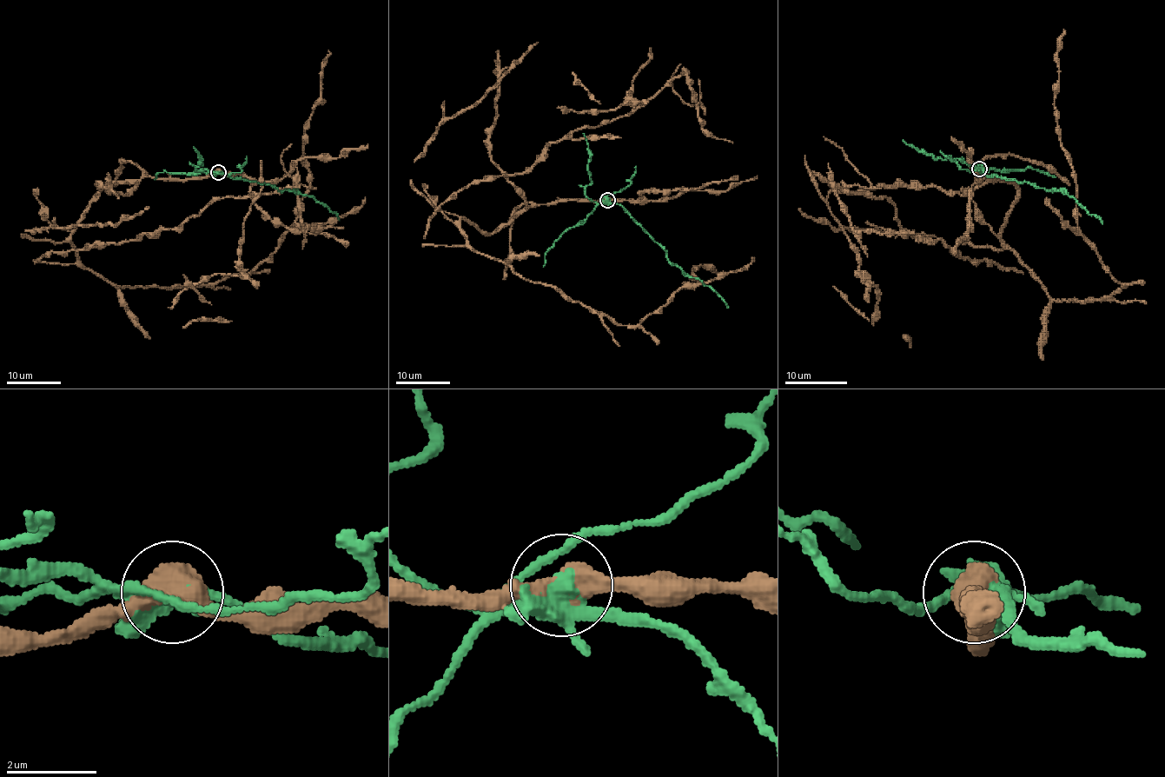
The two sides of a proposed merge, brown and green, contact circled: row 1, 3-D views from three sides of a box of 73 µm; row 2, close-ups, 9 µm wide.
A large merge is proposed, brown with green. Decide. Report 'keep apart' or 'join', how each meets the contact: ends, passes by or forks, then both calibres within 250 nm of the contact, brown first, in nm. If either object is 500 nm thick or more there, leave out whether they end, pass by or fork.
keep apart; calibres 550 and 320 nm

